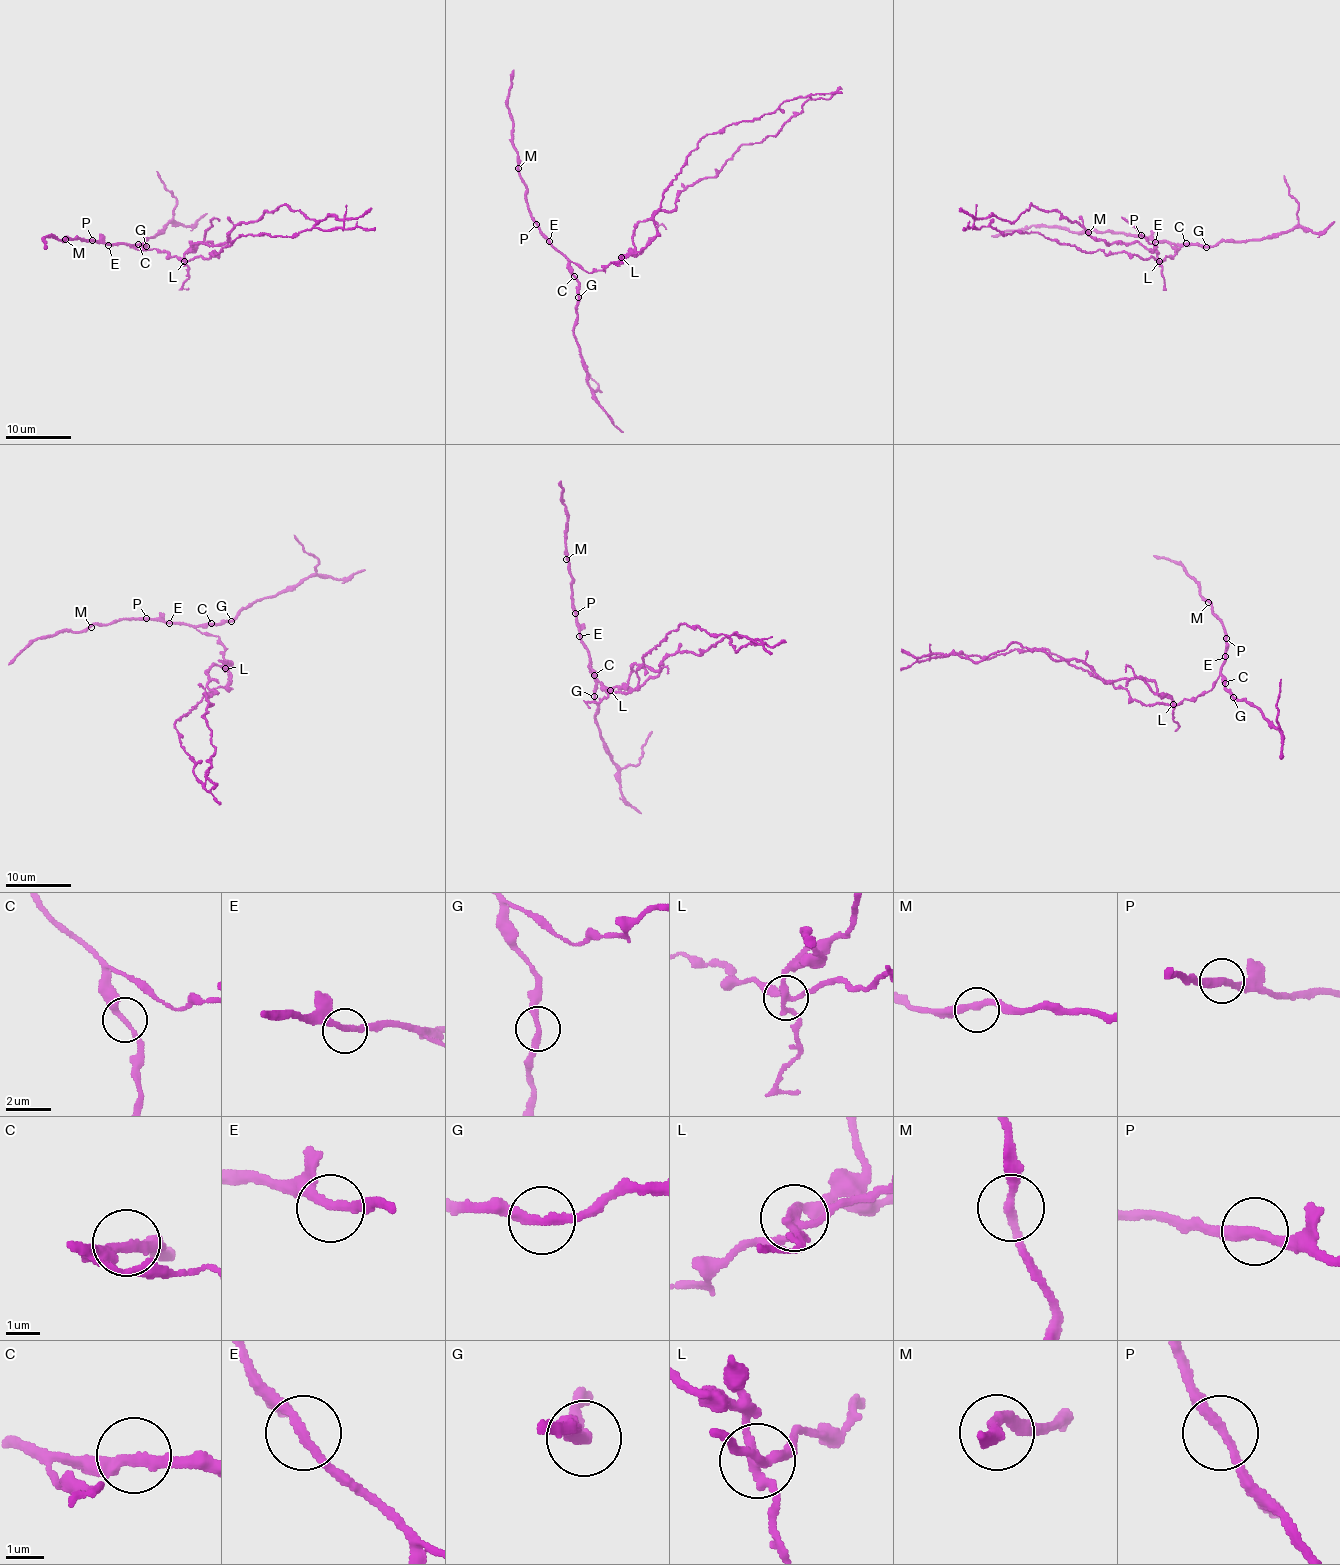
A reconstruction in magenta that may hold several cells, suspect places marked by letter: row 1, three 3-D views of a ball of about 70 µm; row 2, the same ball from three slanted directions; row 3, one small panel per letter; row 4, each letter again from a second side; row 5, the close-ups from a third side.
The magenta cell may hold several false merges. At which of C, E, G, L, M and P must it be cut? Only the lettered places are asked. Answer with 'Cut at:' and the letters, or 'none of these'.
Cut at: G, L

